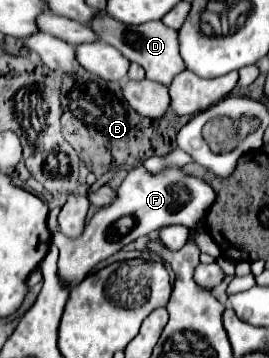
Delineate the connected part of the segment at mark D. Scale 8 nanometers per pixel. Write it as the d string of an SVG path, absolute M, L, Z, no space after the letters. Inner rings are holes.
M99 16L91 22L91 26L99 34L101 42L115 46L127 60L143 66L147 72L147 80L169 86L173 78L185 70L185 62L179 52L179 32L171 30L163 22L145 22L143 26L127 26L111 16Z

